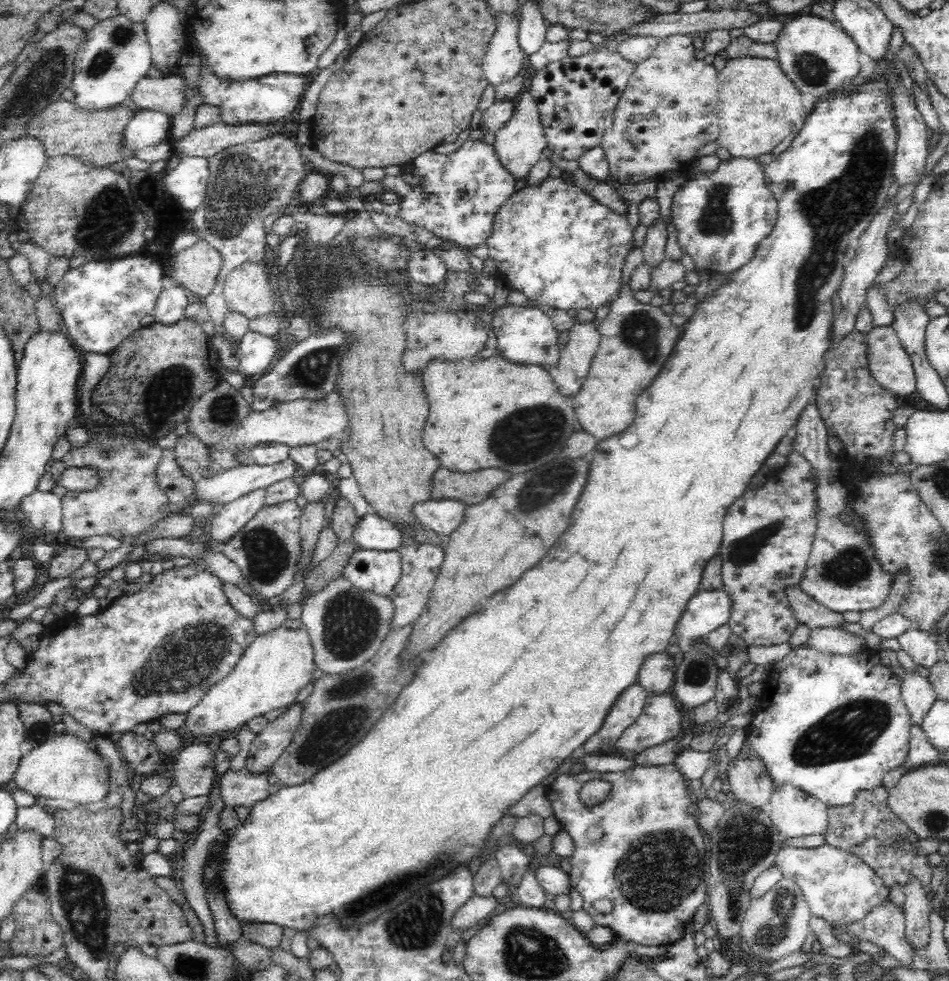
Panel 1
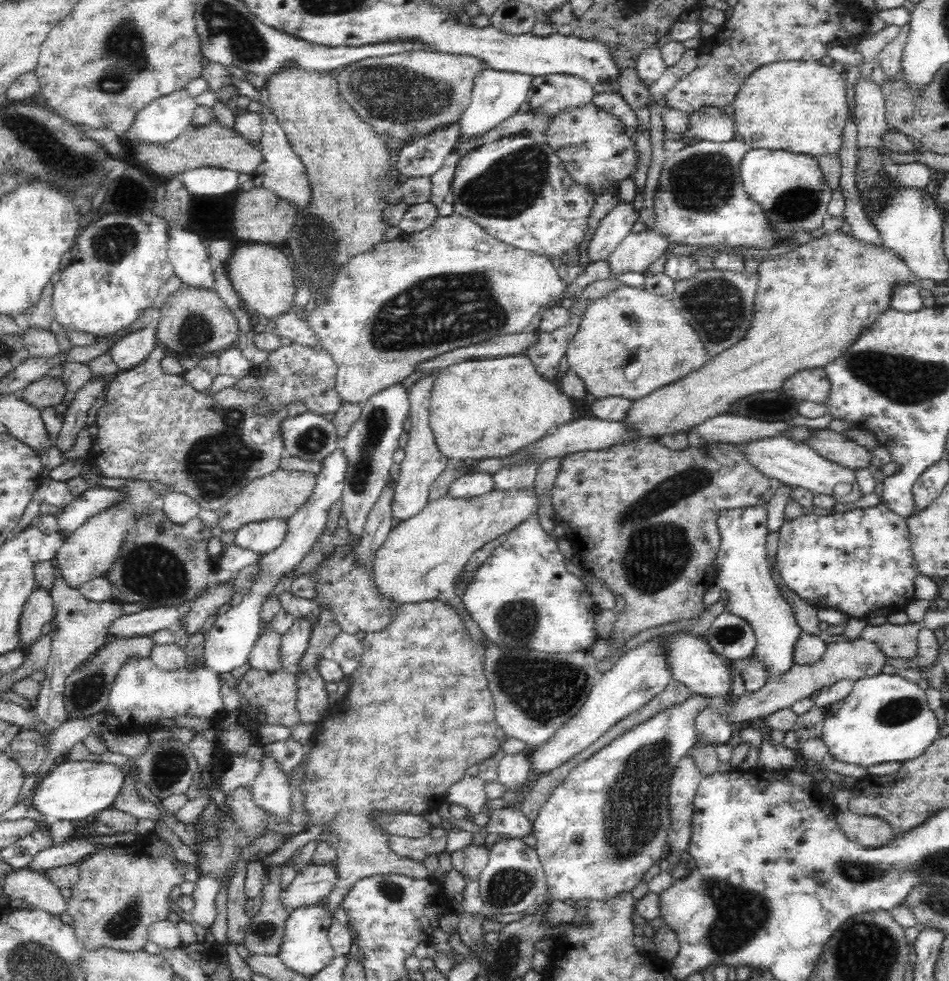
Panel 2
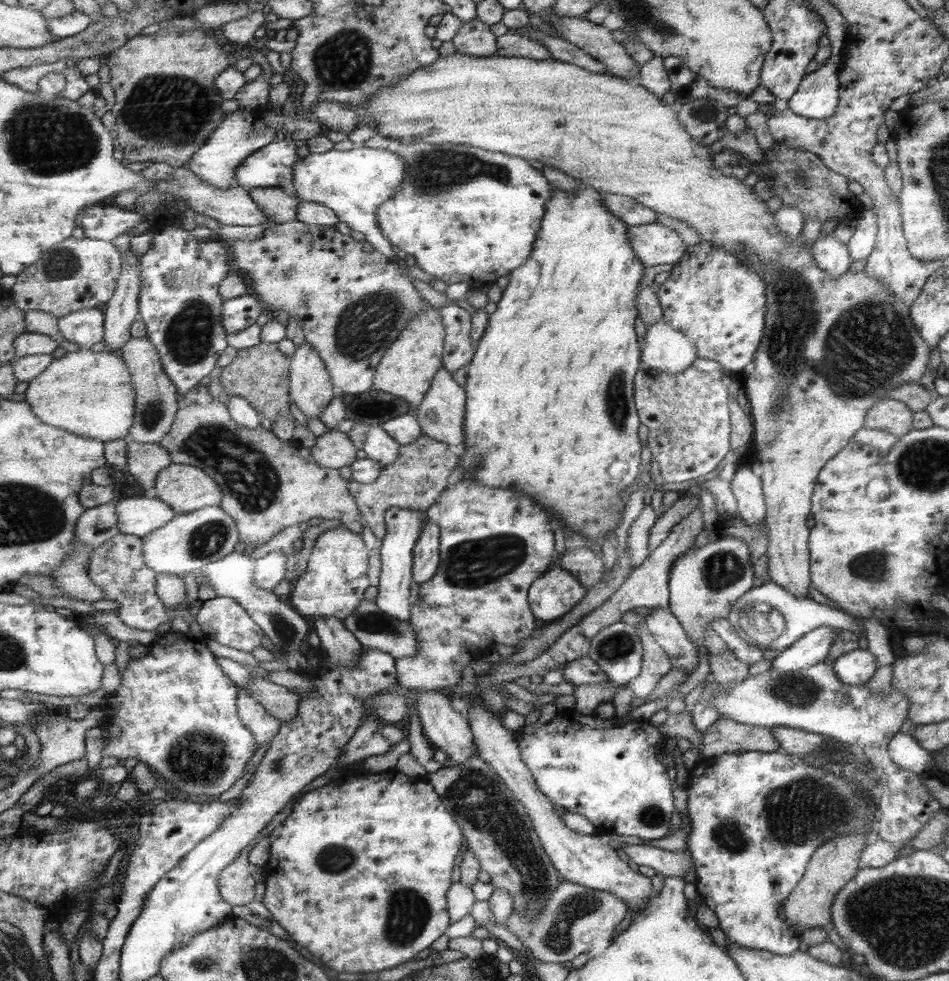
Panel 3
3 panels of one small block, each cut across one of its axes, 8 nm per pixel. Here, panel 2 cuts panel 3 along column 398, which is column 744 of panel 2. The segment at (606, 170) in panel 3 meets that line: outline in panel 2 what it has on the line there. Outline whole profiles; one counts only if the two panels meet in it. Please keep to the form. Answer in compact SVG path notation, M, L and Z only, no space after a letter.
M774 62L770 66L762 66L756 74L752 74L746 84L742 86L742 90L738 92L736 100L734 100L734 126L736 126L736 136L744 138L746 148L752 150L784 150L790 154L806 154L812 158L820 158L822 154L838 154L842 150L842 140L844 140L844 126L848 120L848 88L846 88L846 80L842 78L842 72L838 72L834 66L822 66L822 62Z

